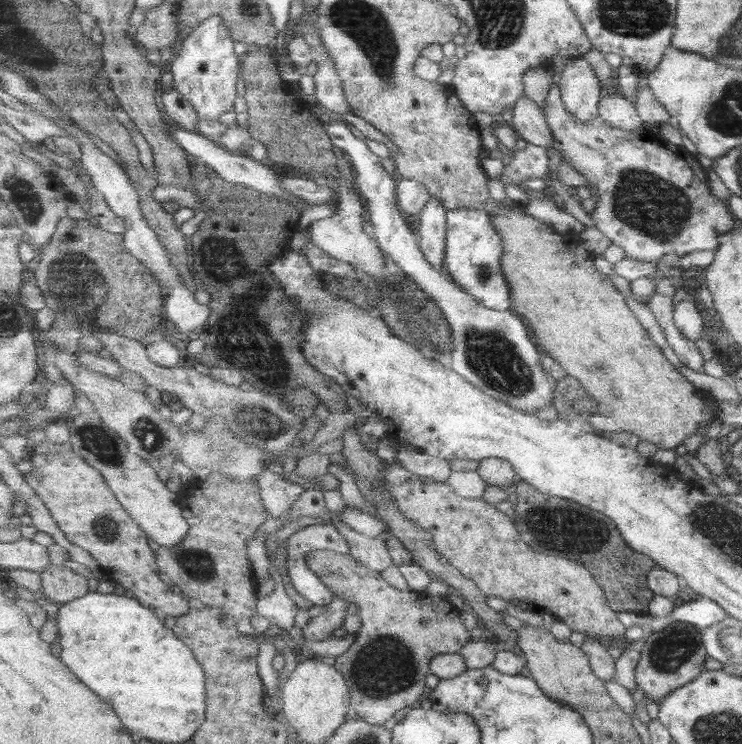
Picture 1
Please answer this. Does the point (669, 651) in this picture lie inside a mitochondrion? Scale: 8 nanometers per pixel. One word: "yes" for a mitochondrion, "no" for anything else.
yes

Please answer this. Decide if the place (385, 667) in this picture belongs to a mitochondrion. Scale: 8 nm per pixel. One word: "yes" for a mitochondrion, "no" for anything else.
yes

